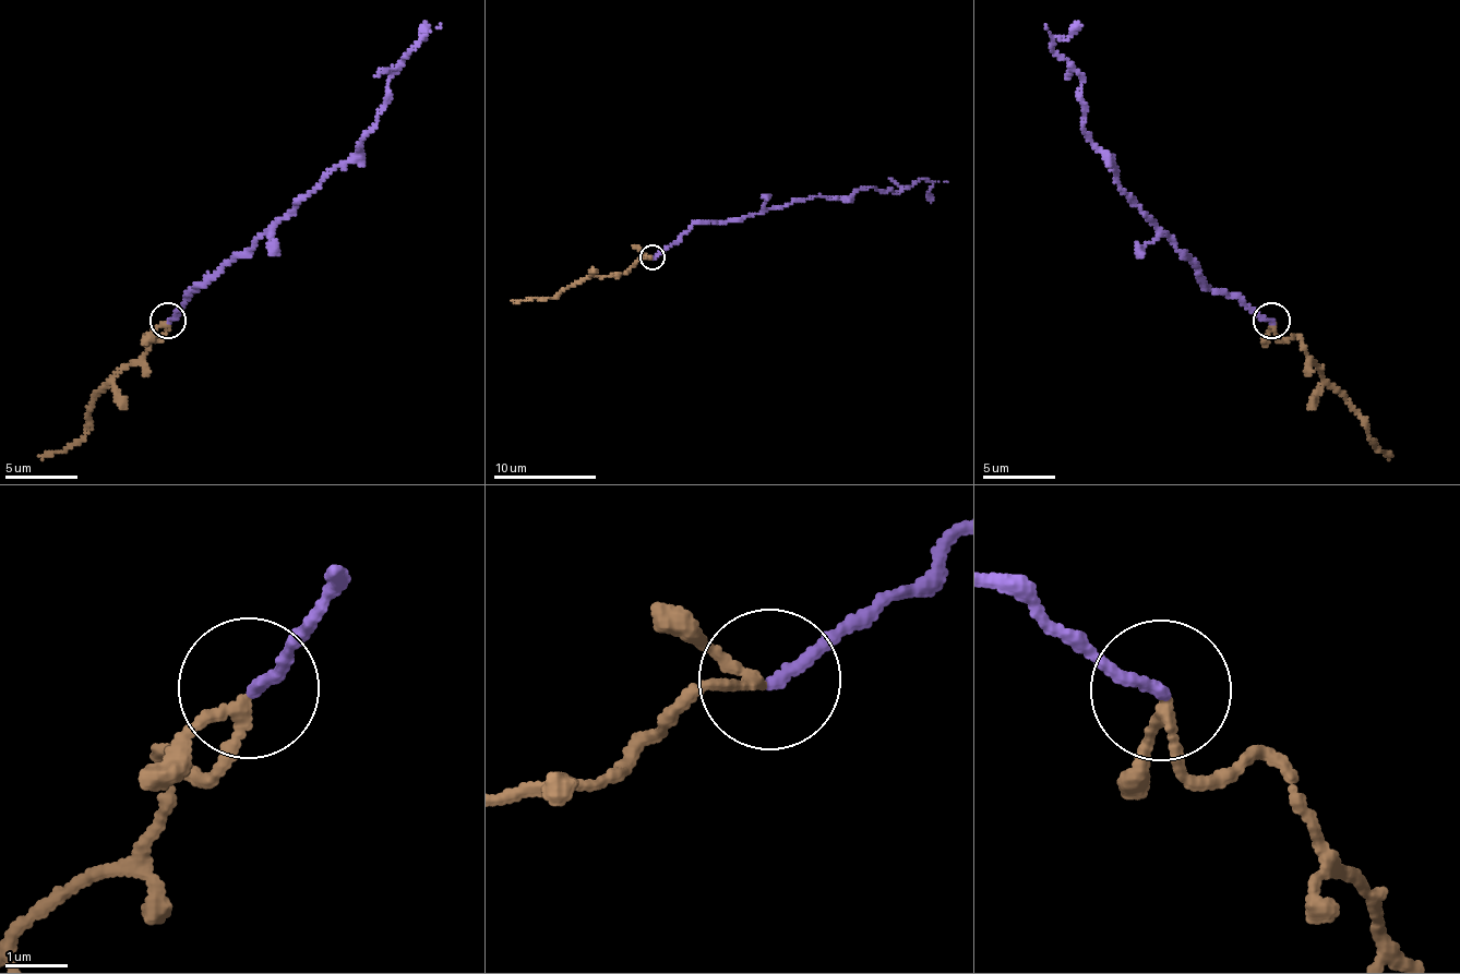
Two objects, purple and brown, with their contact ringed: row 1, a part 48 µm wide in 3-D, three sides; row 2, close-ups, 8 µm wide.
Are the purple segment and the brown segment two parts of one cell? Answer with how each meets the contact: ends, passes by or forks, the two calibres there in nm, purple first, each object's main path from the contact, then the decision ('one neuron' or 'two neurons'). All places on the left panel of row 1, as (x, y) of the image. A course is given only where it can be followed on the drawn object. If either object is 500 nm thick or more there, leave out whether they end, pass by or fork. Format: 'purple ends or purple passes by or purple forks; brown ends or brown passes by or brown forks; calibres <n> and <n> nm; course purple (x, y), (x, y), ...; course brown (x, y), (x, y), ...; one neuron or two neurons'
purple ends; brown passes by; calibres 180 and 150 nm; course purple (168, 319), (199, 283), (248, 253), (354, 154), (397, 69), (415, 43), (425, 35), (421, 36), (426, 22); course brown (165, 323), (157, 341), (147, 338), (146, 350), (102, 387), (85, 433), (62, 452), (39, 456); one neuron

